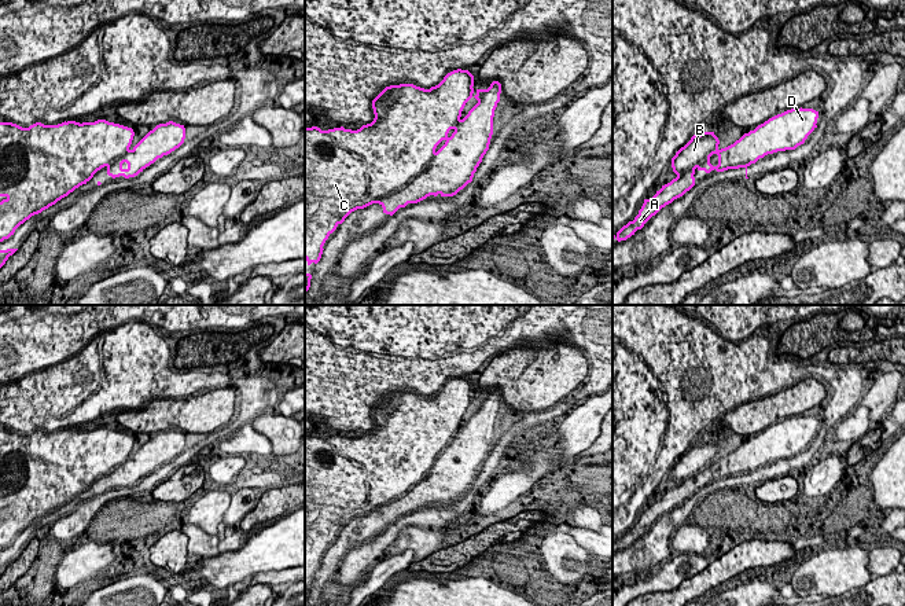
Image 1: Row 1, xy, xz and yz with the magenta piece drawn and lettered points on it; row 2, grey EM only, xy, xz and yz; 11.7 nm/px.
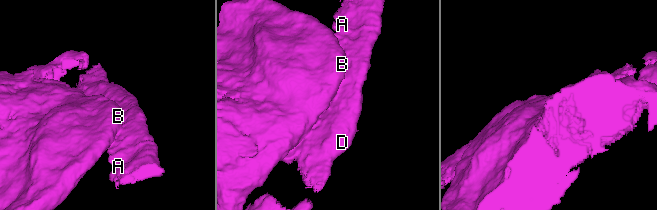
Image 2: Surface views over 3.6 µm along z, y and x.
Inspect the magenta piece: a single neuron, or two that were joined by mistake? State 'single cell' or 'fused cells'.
fused cells

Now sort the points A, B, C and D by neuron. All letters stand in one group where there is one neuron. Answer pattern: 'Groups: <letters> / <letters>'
Groups: A B C / D

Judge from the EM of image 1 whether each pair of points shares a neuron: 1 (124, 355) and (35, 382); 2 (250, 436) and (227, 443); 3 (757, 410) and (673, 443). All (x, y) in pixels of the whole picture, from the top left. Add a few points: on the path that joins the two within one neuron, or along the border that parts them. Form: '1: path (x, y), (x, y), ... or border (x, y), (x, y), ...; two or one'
1: border (91, 340), (81, 351), (83, 353); two
2: path (245, 441), (232, 443); one
3: border (754, 400), (742, 403), (725, 415); two

